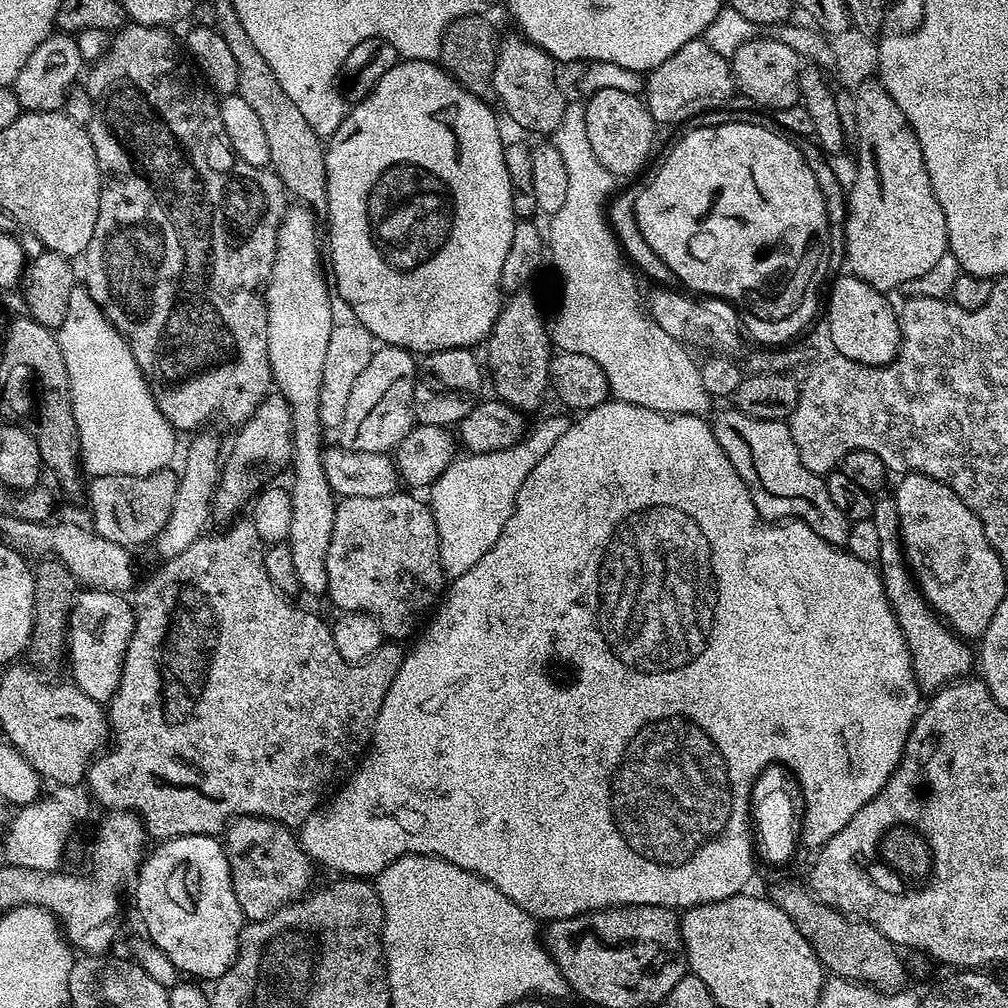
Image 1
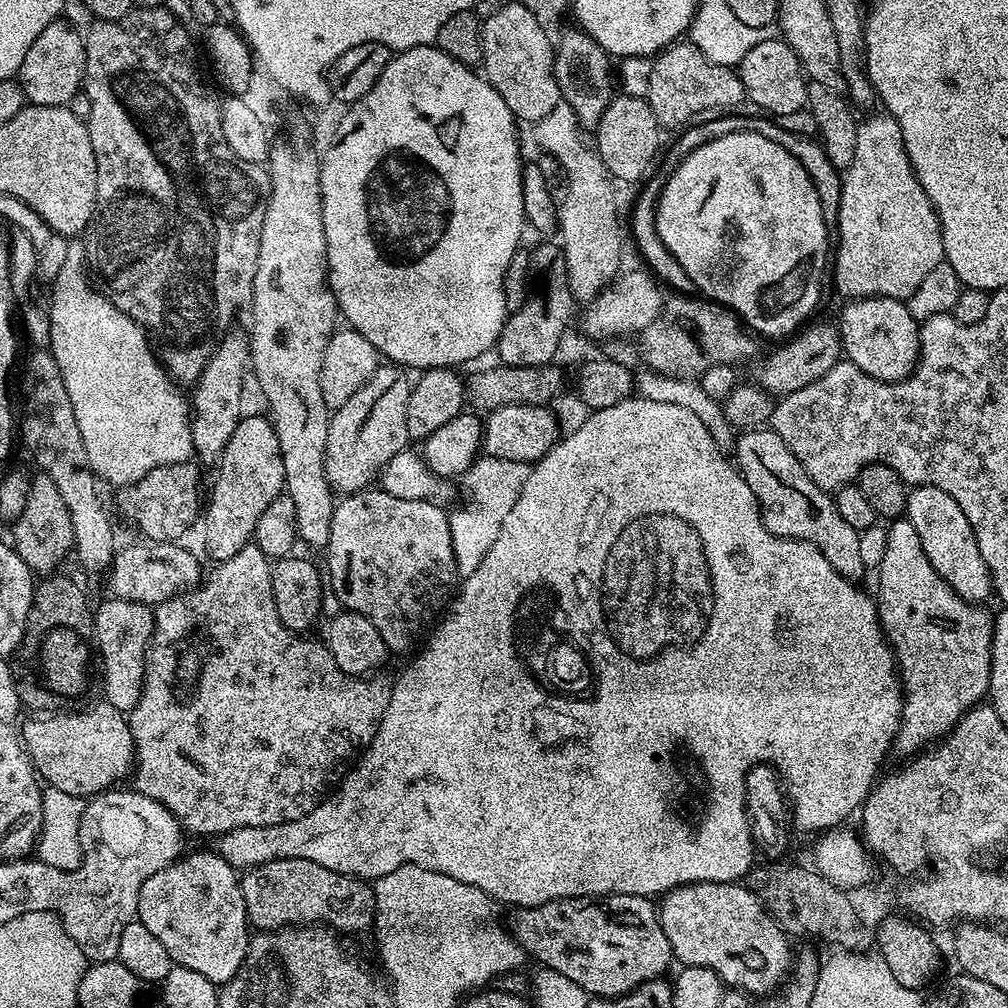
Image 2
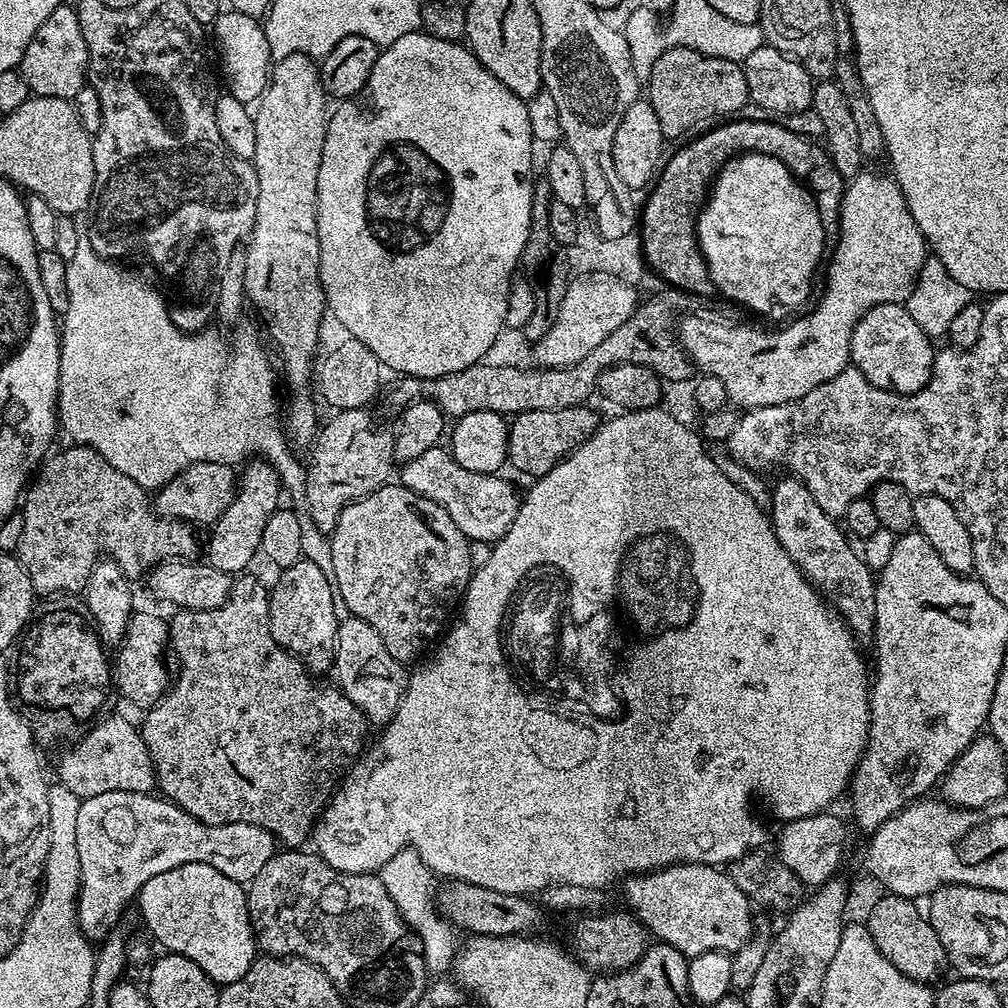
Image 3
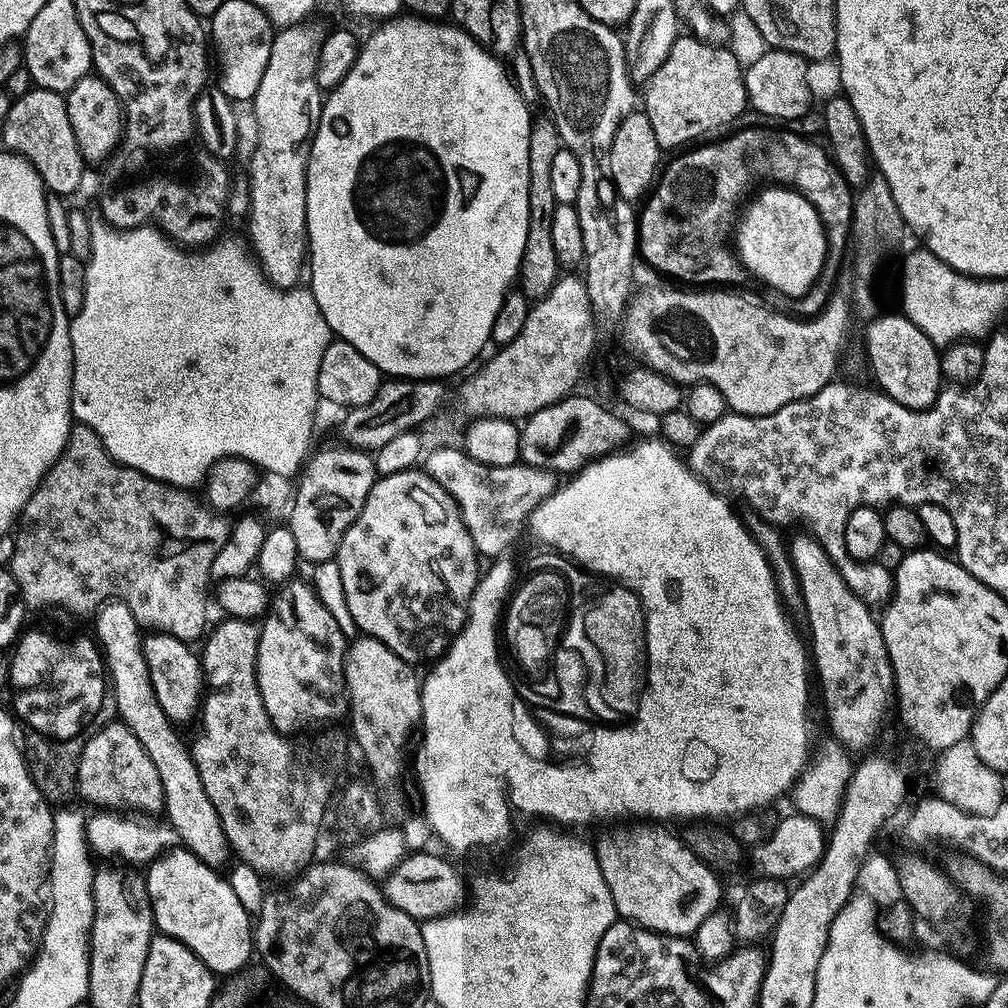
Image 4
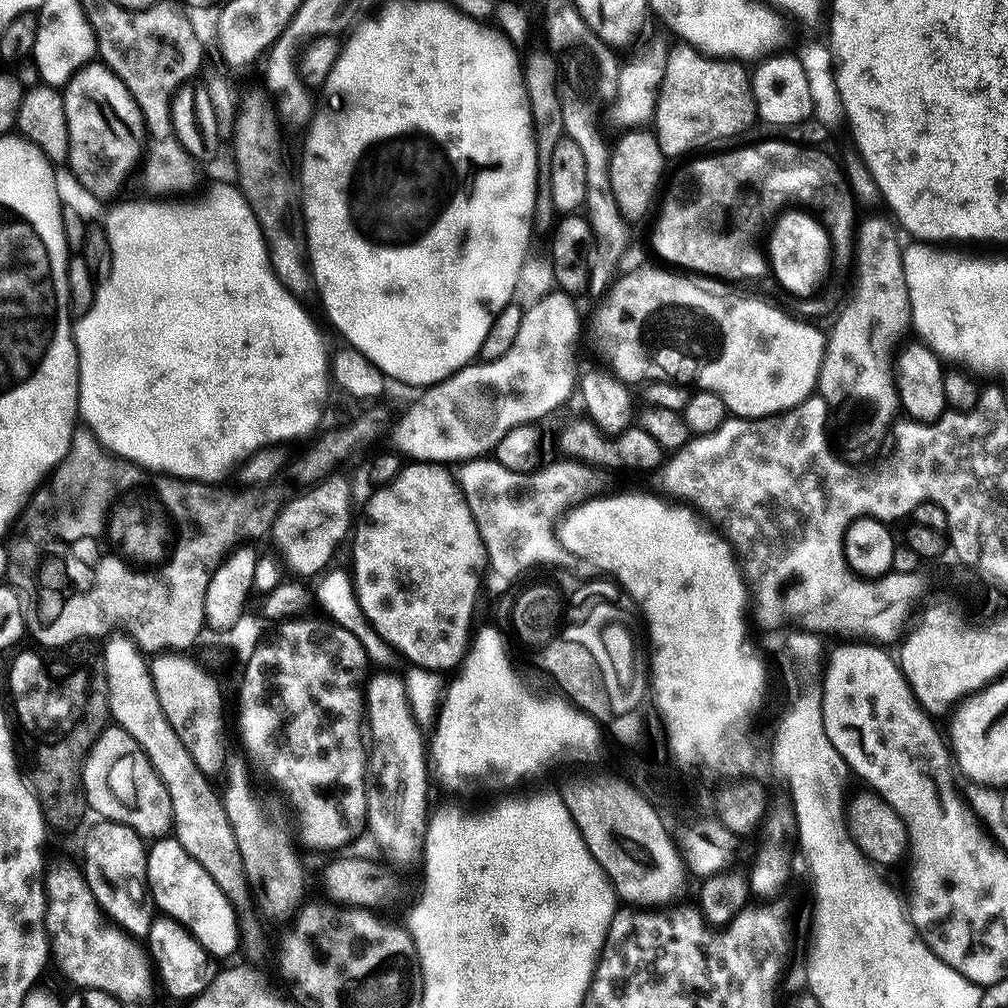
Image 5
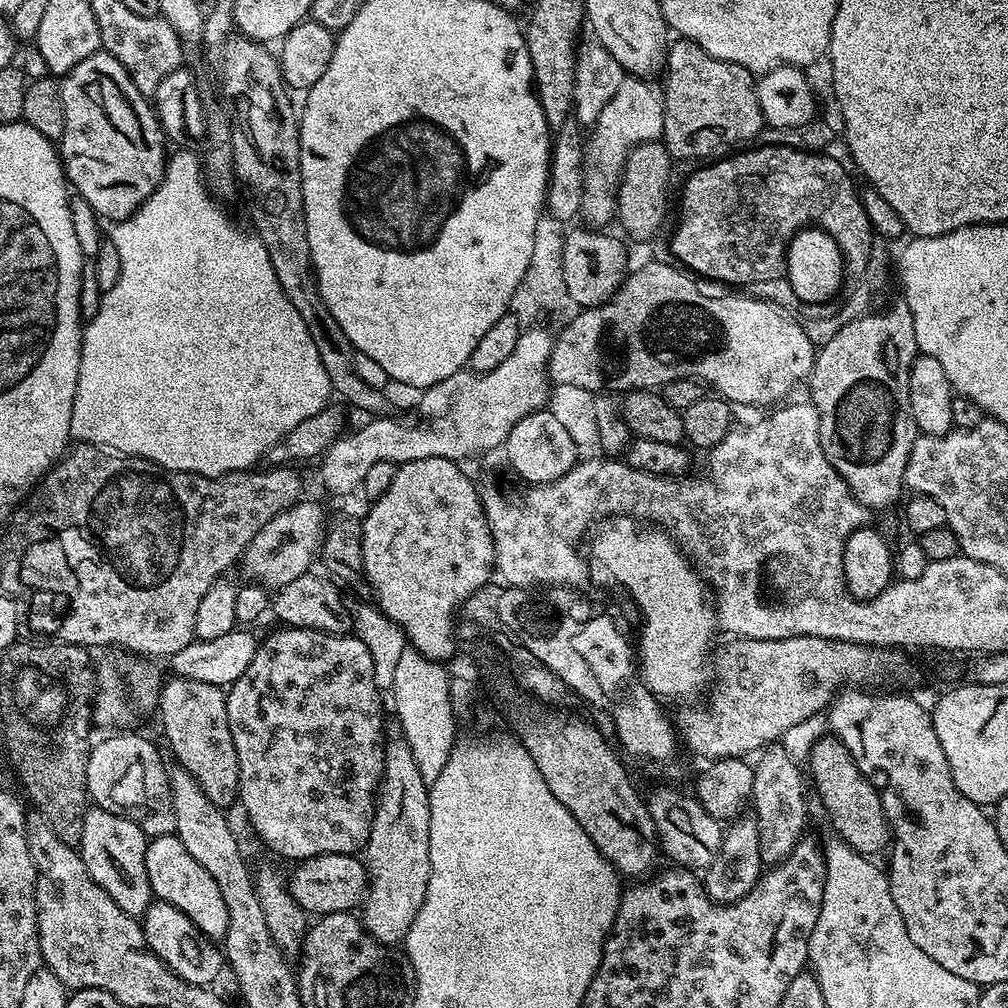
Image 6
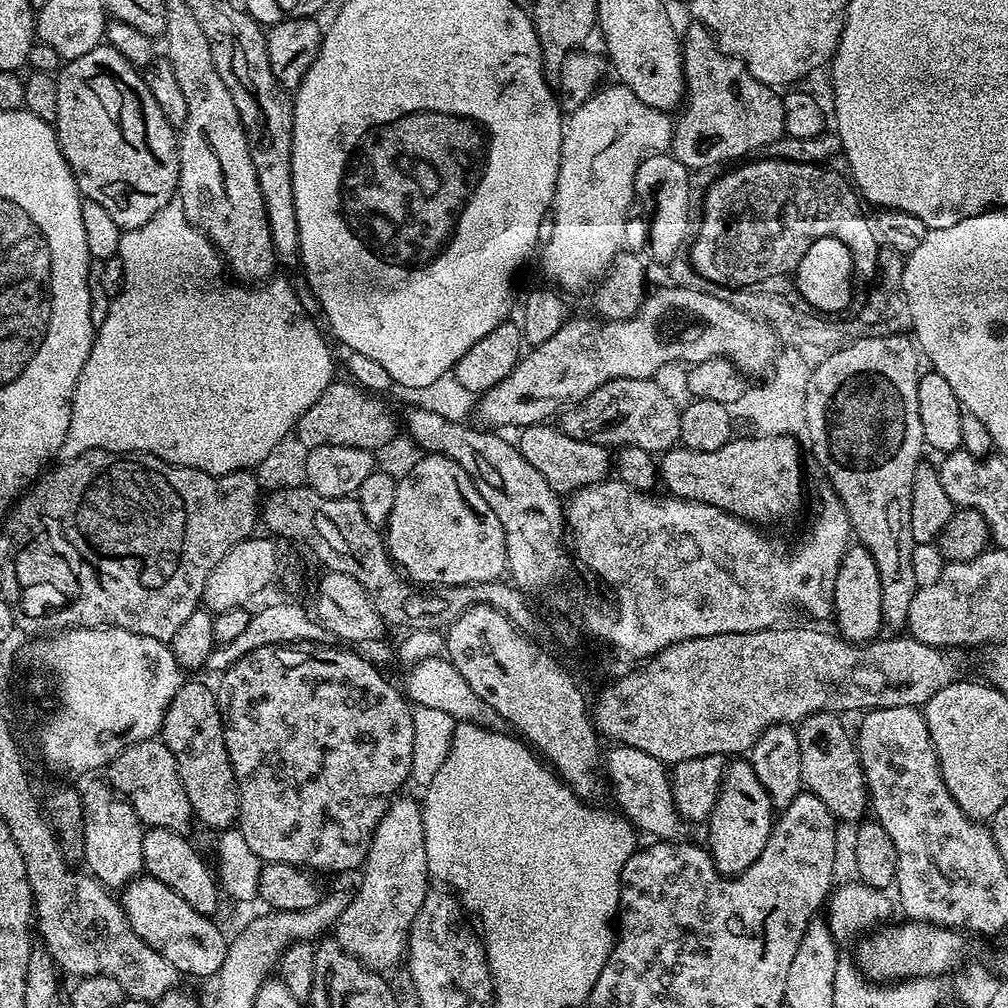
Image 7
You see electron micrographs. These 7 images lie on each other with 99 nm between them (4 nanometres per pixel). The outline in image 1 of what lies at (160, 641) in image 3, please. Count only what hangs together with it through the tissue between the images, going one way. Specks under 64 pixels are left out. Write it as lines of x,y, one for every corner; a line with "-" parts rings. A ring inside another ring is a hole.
89,587
76,597
69,614
66,635
66,664
72,671
71,683
82,694
101,702
111,701
120,685
120,667
134,630
136,613
119,592

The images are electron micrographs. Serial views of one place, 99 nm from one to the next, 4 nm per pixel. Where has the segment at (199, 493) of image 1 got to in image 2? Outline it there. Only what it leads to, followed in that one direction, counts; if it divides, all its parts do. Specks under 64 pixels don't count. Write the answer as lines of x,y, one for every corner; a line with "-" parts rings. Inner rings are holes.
229,329
221,337
219,344
208,360
203,372
194,385
194,396
190,398
190,419
192,421
192,447
197,459
212,465
219,459
230,435
243,419
242,392
244,376
247,377
251,361
251,341
247,331

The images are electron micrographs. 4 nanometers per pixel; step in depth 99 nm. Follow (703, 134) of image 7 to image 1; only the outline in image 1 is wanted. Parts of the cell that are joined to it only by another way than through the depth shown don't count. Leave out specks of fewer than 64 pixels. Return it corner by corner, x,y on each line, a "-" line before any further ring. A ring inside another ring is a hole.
704,38
686,42
682,50
674,50
662,66
647,73
642,99
648,106
657,125
690,122
698,114
717,111
729,103
732,92
737,91
736,79
732,77
730,60
718,54

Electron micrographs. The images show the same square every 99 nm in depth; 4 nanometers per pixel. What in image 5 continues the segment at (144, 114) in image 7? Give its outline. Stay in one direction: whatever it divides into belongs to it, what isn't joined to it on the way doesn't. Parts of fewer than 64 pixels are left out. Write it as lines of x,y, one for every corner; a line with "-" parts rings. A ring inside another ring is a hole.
93,62
79,68
73,74
68,83
63,85
64,109
66,110
66,122
68,123
68,147
67,165
72,166
72,172
92,192
100,196
108,196
120,184
120,179
139,165
142,160
142,145
146,140
144,115
140,112
138,102
126,90
126,86
115,74
111,72
103,62

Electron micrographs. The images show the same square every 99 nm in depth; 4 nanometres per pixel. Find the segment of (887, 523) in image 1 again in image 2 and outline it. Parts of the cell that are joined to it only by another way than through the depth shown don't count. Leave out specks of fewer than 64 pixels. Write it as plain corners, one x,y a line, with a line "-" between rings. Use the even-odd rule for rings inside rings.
907,518
887,525
886,554
875,569
876,611
892,645
904,705
896,731
895,751
911,758
947,736
970,708
988,696
992,669
993,613
963,600
930,566
922,542

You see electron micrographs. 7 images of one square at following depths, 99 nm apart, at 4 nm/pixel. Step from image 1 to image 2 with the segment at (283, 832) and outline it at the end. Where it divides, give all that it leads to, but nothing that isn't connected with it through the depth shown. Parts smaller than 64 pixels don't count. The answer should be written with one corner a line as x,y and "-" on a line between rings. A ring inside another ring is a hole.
302,858
266,862
240,876
248,923
256,930
279,930
293,926
323,926
337,933
364,932
376,918
376,894
371,883
357,876
338,874

